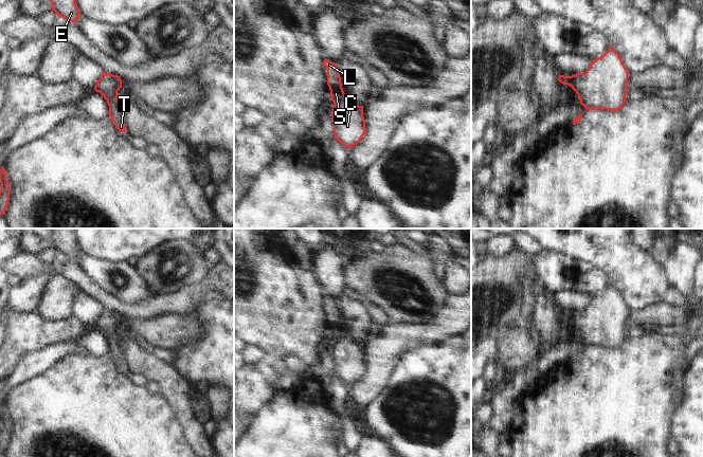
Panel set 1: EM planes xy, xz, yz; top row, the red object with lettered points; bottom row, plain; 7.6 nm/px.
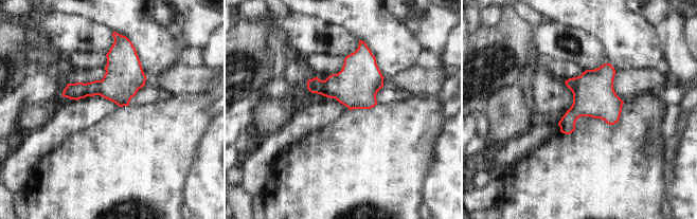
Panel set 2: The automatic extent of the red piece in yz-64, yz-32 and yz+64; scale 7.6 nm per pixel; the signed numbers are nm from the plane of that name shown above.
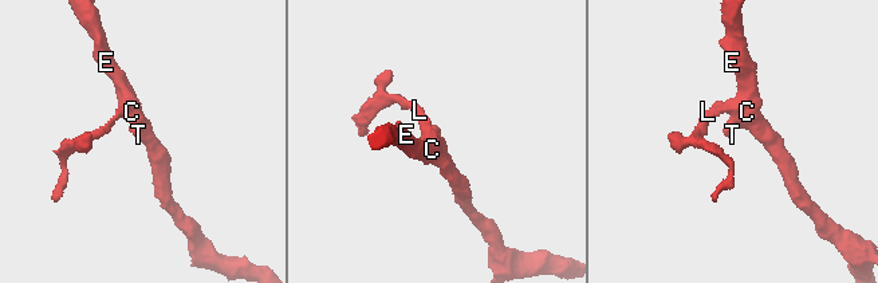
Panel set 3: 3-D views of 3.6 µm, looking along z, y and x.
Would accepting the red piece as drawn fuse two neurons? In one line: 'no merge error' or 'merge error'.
no merge error

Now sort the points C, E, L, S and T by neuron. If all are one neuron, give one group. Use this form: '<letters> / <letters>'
C E L S T

